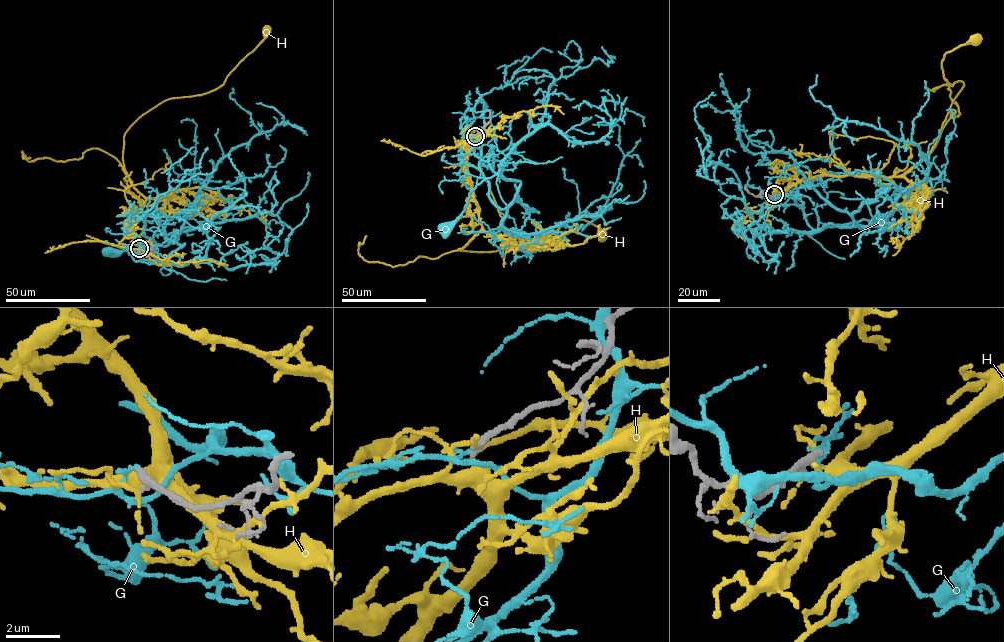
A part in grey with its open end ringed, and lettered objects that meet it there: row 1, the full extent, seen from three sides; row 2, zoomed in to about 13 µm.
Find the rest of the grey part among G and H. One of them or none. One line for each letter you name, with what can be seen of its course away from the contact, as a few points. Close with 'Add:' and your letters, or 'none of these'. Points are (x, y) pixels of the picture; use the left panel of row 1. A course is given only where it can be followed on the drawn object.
Add: none of these

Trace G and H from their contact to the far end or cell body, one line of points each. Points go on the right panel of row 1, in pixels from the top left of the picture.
G: (773, 194), (795, 196), (814, 232), (865, 219), (877, 223), (881, 220)
H: (773, 196), (818, 176), (891, 177), (916, 167), (935, 143), (963, 87), (944, 78), (945, 54), (975, 40)

